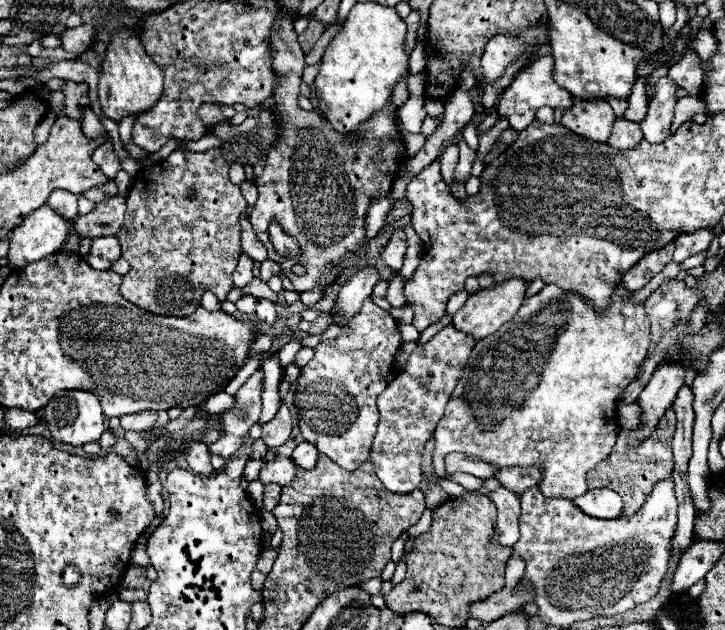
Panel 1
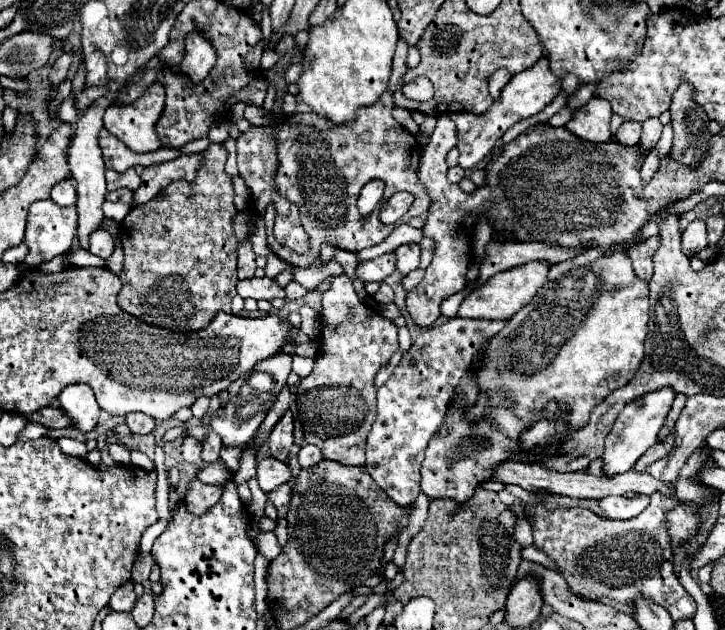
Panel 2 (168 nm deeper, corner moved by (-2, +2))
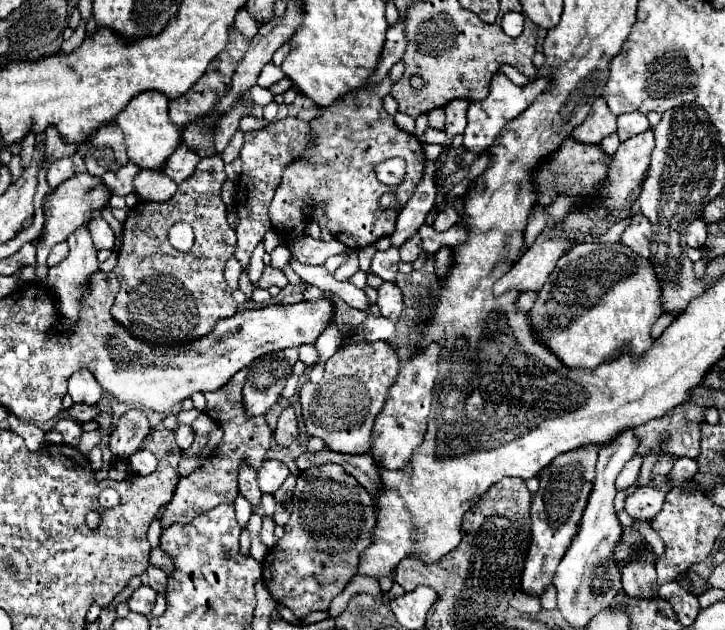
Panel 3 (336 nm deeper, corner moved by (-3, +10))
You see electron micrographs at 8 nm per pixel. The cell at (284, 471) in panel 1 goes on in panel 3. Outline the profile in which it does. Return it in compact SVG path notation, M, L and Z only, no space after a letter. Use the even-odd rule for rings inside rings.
M266 460L258 472L258 484L262 492L272 494L276 488L280 488L280 484L288 478L290 470L284 462L280 460Z

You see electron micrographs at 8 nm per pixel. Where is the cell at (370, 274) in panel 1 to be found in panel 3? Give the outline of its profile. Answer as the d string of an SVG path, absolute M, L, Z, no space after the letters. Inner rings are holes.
M432 160L426 162L424 178L416 186L412 198L400 208L398 218L396 218L396 230L390 236L392 246L402 246L412 234L418 232L418 228L426 222L426 216L434 210L436 206L436 194L438 194L438 184L436 184L436 164Z

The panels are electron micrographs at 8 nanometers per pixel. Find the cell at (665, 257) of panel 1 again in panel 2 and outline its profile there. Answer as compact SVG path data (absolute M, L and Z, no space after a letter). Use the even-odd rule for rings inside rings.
M651 236L635 246L631 246L627 250L627 256L631 258L633 262L633 270L635 270L635 276L641 278L641 280L651 280L651 274L653 274L653 254L655 250L659 248L659 236Z

